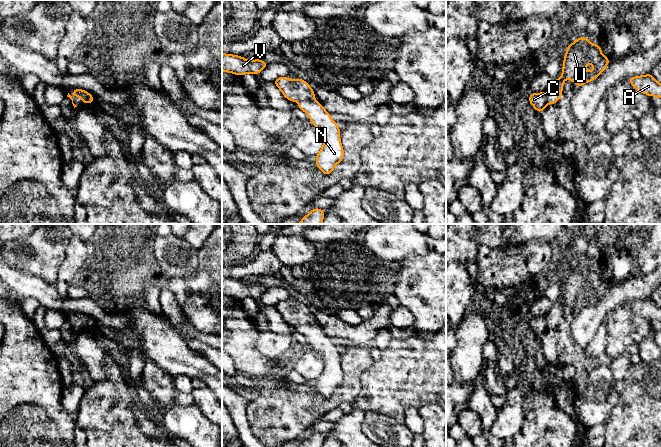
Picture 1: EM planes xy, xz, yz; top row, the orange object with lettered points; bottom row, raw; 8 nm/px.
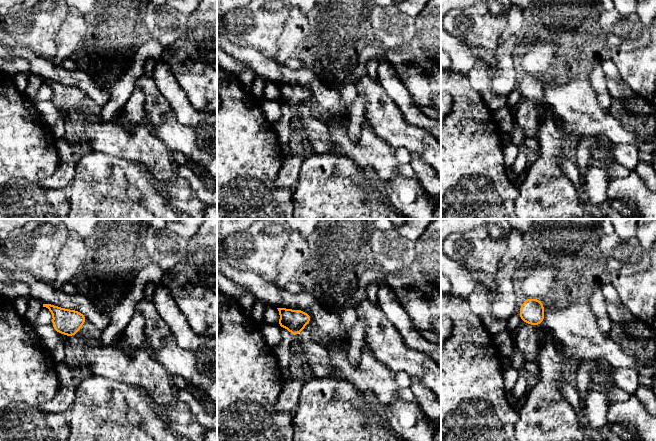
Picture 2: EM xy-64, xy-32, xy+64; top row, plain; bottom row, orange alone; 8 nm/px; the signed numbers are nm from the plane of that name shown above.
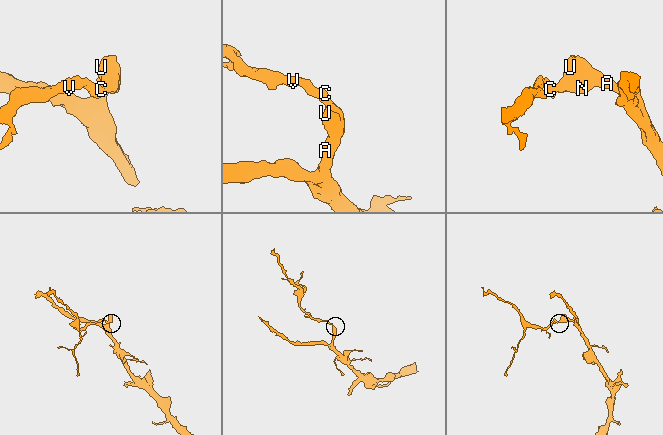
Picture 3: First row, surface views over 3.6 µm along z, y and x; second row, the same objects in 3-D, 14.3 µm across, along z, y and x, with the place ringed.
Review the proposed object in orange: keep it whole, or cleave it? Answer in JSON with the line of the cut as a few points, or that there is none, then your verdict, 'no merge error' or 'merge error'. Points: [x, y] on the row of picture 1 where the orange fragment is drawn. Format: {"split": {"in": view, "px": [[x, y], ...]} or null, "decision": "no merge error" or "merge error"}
{"split": null, "decision": "no merge error"}

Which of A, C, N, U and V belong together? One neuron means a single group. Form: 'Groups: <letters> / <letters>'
Groups: A C N U V

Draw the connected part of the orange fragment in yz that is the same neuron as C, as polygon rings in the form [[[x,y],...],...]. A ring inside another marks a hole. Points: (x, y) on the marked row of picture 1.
[[[580,37],[569,44],[563,60],[562,76],[551,84],[547,93],[531,93],[529,103],[537,112],[543,112],[547,104],[556,104],[562,96],[565,79],[572,80],[581,87],[596,79],[607,67],[610,58],[601,52],[600,45],[590,43],[586,37]],[[593,63],[593,71],[586,72],[585,65]]]

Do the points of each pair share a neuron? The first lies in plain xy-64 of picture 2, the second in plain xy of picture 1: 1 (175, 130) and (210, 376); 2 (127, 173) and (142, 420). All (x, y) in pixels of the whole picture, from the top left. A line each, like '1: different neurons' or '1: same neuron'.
1: same neuron
2: different neurons

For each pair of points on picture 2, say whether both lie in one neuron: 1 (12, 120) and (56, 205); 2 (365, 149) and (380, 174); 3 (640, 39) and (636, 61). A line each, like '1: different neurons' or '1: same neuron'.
1: same neuron
2: same neuron
3: different neurons

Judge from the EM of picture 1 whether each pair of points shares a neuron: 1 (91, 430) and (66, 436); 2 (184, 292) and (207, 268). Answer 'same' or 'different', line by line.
1: different
2: same

